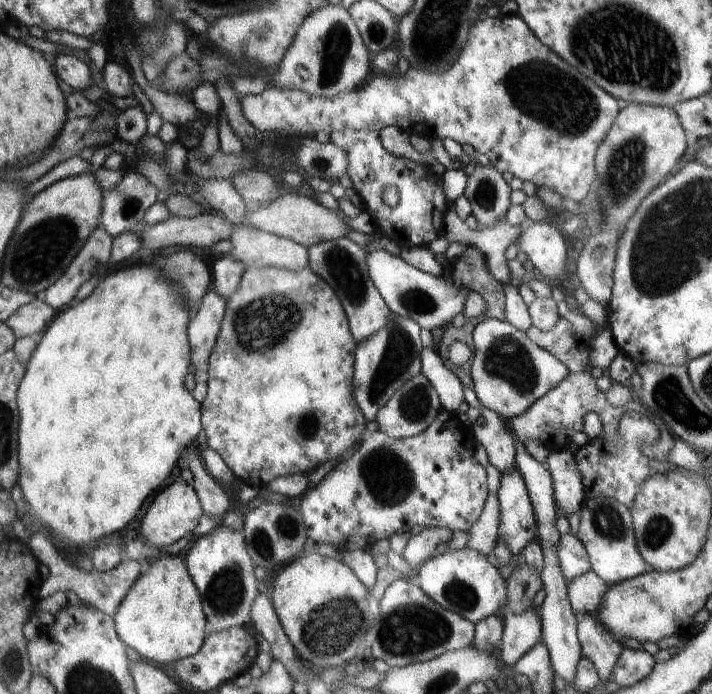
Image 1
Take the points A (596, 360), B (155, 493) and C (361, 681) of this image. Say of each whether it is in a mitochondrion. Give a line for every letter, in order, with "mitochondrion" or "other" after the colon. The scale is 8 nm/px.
A: other
B: other
C: other

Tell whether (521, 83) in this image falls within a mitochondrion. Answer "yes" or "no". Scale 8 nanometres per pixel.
yes

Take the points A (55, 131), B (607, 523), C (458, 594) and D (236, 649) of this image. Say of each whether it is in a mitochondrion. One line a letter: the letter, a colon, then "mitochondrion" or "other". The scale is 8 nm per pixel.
A: other
B: mitochondrion
C: mitochondrion
D: other

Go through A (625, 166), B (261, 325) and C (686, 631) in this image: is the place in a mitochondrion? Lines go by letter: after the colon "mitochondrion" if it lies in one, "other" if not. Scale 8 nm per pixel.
A: mitochondrion
B: mitochondrion
C: other

